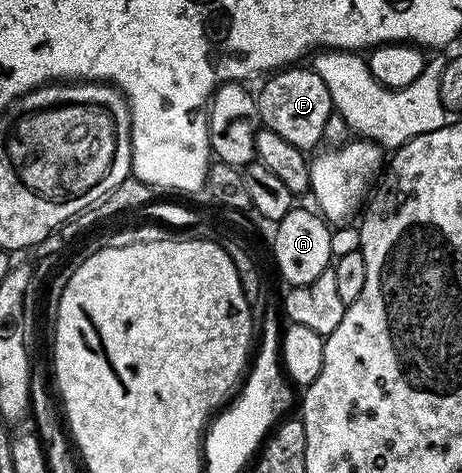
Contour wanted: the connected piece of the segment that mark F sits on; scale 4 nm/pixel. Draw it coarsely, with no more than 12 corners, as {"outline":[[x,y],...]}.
{"outline":[[283,68],[256,94],[265,129],[310,152],[332,111],[312,68]]}

